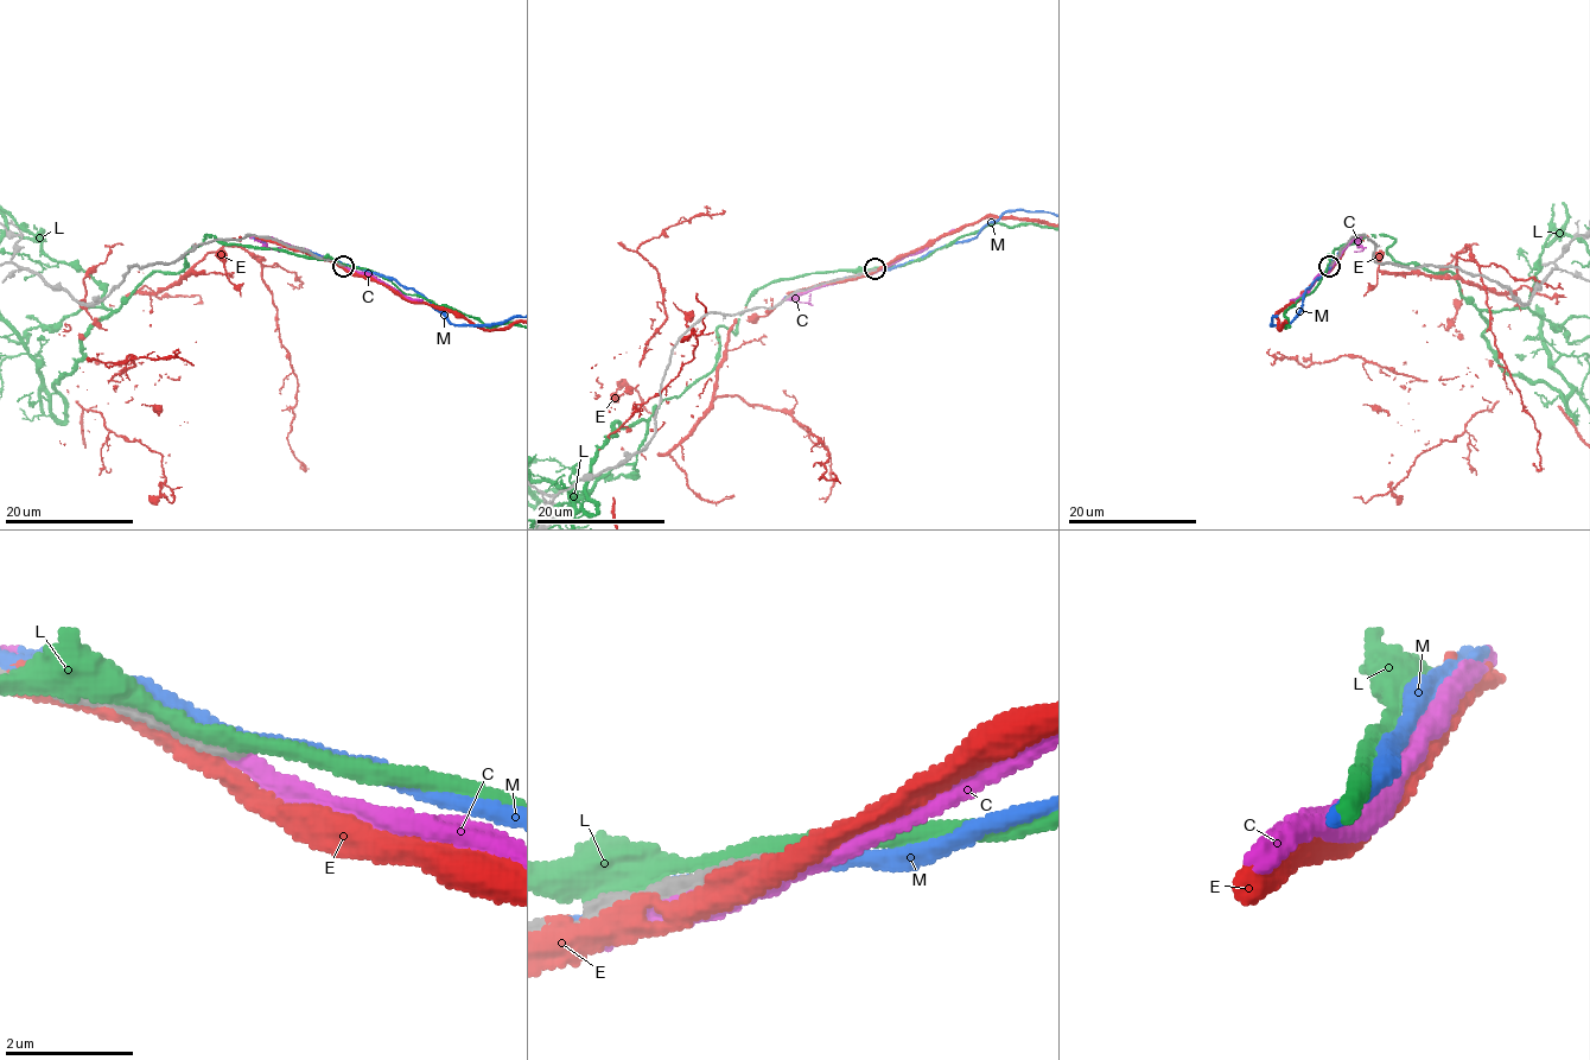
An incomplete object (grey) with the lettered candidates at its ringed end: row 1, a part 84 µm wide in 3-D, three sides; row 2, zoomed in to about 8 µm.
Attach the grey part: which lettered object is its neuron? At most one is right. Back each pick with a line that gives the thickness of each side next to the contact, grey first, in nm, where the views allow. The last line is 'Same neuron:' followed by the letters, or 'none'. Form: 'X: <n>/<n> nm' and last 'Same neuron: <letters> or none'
Same neuron: none

